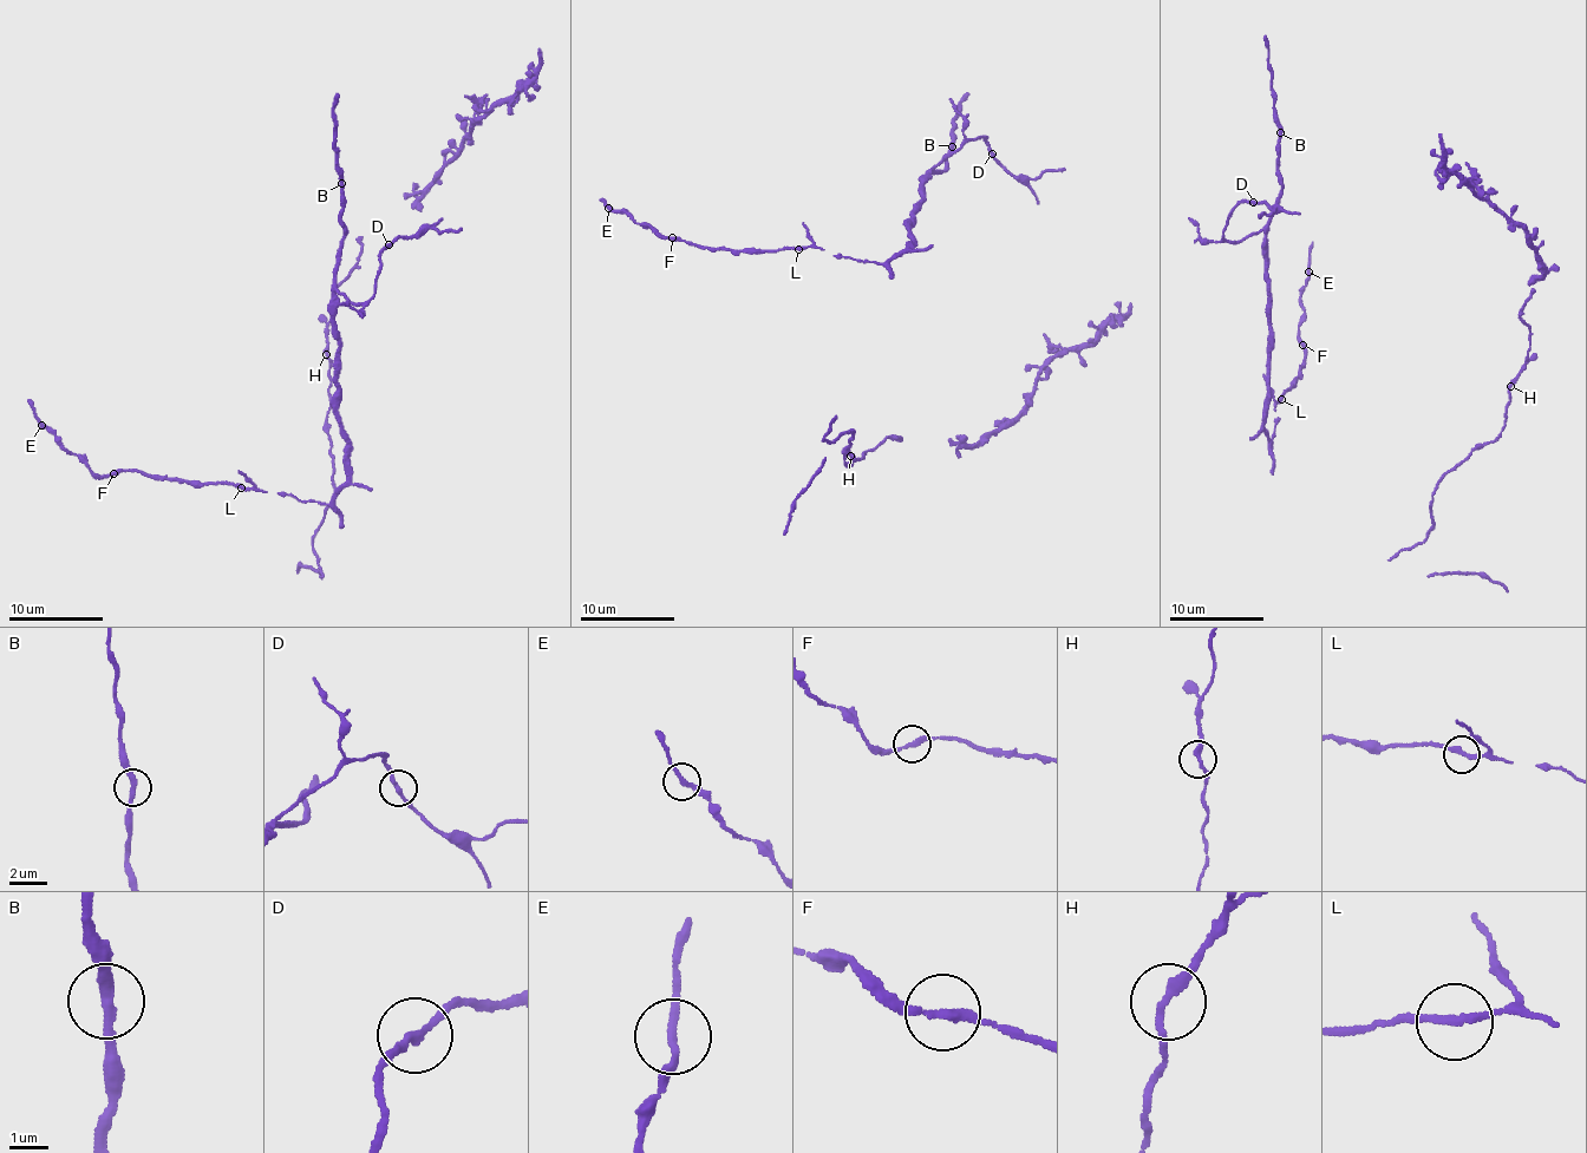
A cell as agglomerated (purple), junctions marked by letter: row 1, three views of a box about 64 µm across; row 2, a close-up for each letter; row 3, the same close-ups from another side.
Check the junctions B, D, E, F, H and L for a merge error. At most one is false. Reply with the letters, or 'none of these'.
none of these

